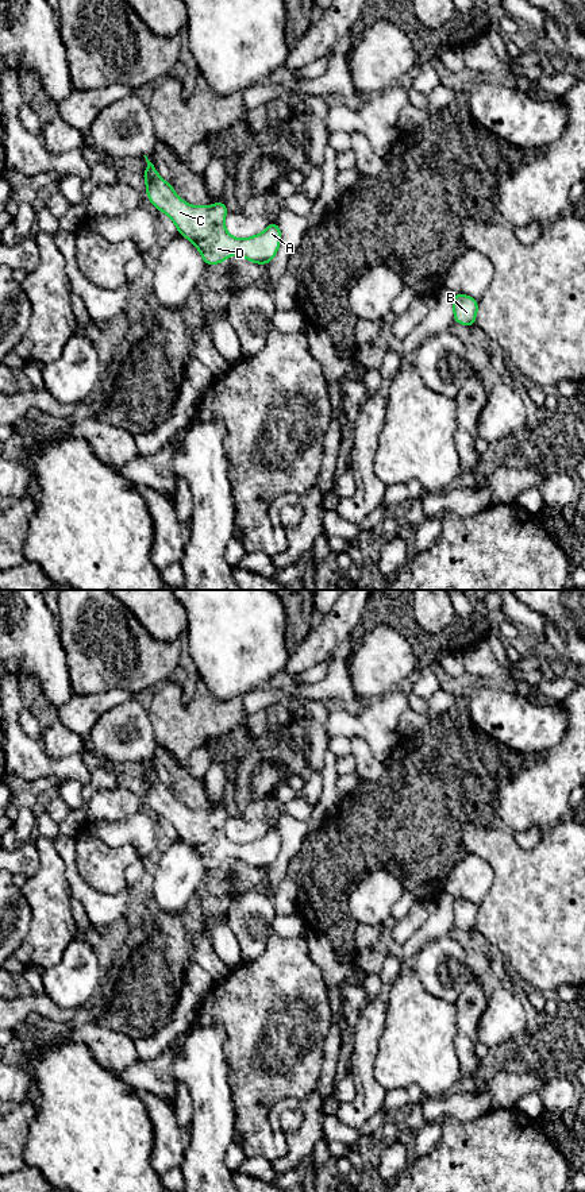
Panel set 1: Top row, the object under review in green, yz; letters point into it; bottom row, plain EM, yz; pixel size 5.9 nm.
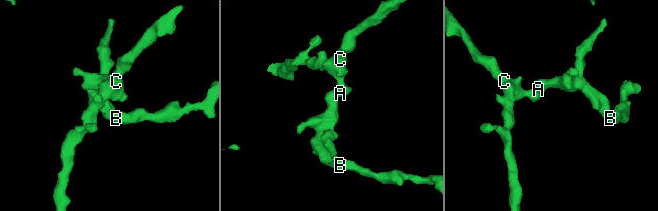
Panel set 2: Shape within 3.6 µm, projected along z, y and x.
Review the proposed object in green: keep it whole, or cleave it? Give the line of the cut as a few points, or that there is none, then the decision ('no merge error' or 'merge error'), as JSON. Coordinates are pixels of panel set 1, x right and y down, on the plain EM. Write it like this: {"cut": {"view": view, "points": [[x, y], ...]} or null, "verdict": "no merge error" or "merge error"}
{"cut": null, "verdict": "no merge error"}

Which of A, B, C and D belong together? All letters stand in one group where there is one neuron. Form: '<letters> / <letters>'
A B C D

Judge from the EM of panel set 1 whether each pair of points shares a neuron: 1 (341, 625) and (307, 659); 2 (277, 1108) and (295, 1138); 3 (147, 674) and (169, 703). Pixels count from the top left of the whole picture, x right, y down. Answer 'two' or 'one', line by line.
1: one
2: one
3: two

